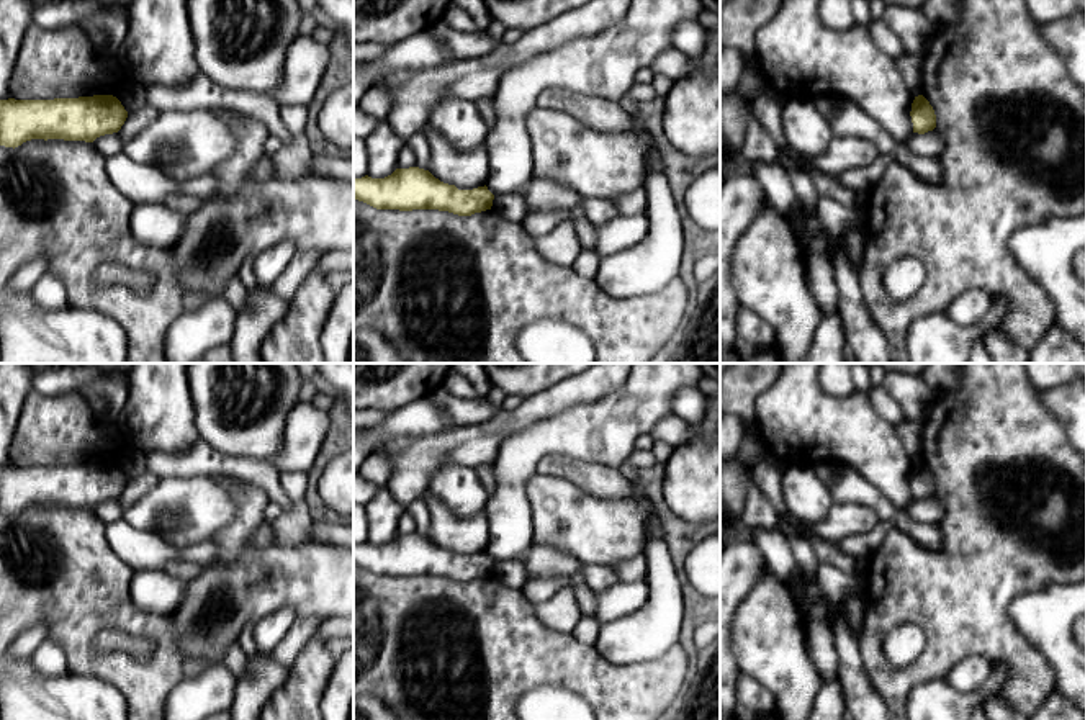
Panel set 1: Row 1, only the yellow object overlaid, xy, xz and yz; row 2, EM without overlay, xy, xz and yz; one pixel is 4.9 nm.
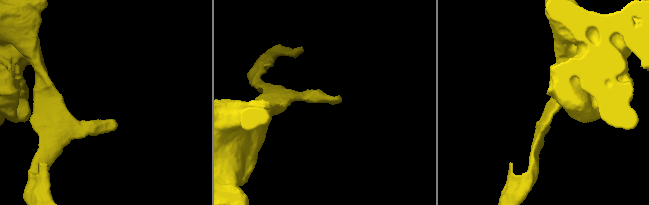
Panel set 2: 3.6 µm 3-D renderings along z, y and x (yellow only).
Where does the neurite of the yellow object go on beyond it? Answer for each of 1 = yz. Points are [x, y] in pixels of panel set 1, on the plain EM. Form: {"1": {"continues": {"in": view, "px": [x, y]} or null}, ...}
{"1": {"continues": null}}

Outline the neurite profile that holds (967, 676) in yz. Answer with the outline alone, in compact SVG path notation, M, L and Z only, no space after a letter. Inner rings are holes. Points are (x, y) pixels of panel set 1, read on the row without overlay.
M969 656L949 671L946 681L957 692L972 694L987 681L992 669L992 664L985 658Z

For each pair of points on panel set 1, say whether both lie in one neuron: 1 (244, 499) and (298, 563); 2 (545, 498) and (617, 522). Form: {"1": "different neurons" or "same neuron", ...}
{"1": "same neuron", "2": "same neuron"}

